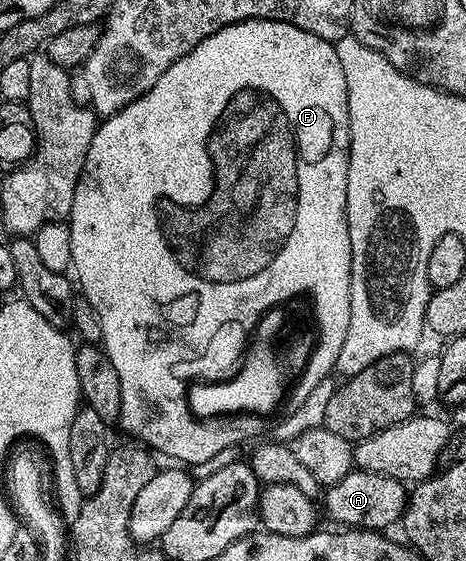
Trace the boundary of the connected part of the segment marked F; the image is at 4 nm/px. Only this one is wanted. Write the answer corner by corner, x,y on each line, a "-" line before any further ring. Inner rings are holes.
238,21
226,25
221,31
209,35
209,39
201,39
193,51
181,55
181,59
177,59
177,63
173,63
173,67
169,67
169,71
165,71
165,75
161,75
161,79
157,79
145,95
98,122
93,143
89,143
89,155
85,155
83,177
73,195
69,218
73,235
71,263
82,296
91,304
93,311
97,311
97,319
101,319
101,348
107,352
109,359
113,359
117,379
121,379
121,411
117,425
131,436
128,438
187,467
200,465
205,463
205,459
213,459
213,455
221,455
221,451
243,447
246,441
259,439
254,437
266,431
266,416
232,413
231,416
215,418
195,417
187,405
187,384
196,379
214,378
215,369
234,370
244,356
247,336
252,336
263,314
268,309
282,306
285,303
282,301
298,293
311,296
315,321
319,324
319,342
314,342
305,362
304,373
300,375
299,386
295,389
294,404
305,403
309,391
335,373
337,355
341,355
345,335
349,335
351,244
347,226
347,154
350,151
345,71
341,71
334,44
284,21

